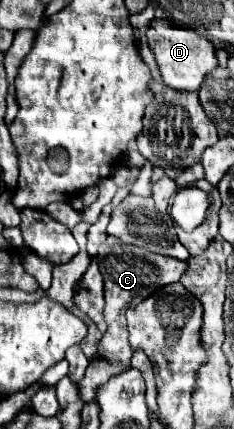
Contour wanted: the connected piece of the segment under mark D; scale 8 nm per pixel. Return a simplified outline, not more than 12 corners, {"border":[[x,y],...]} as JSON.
{"border":[[169,20],[147,30],[163,82],[195,92],[217,68],[213,44]]}

